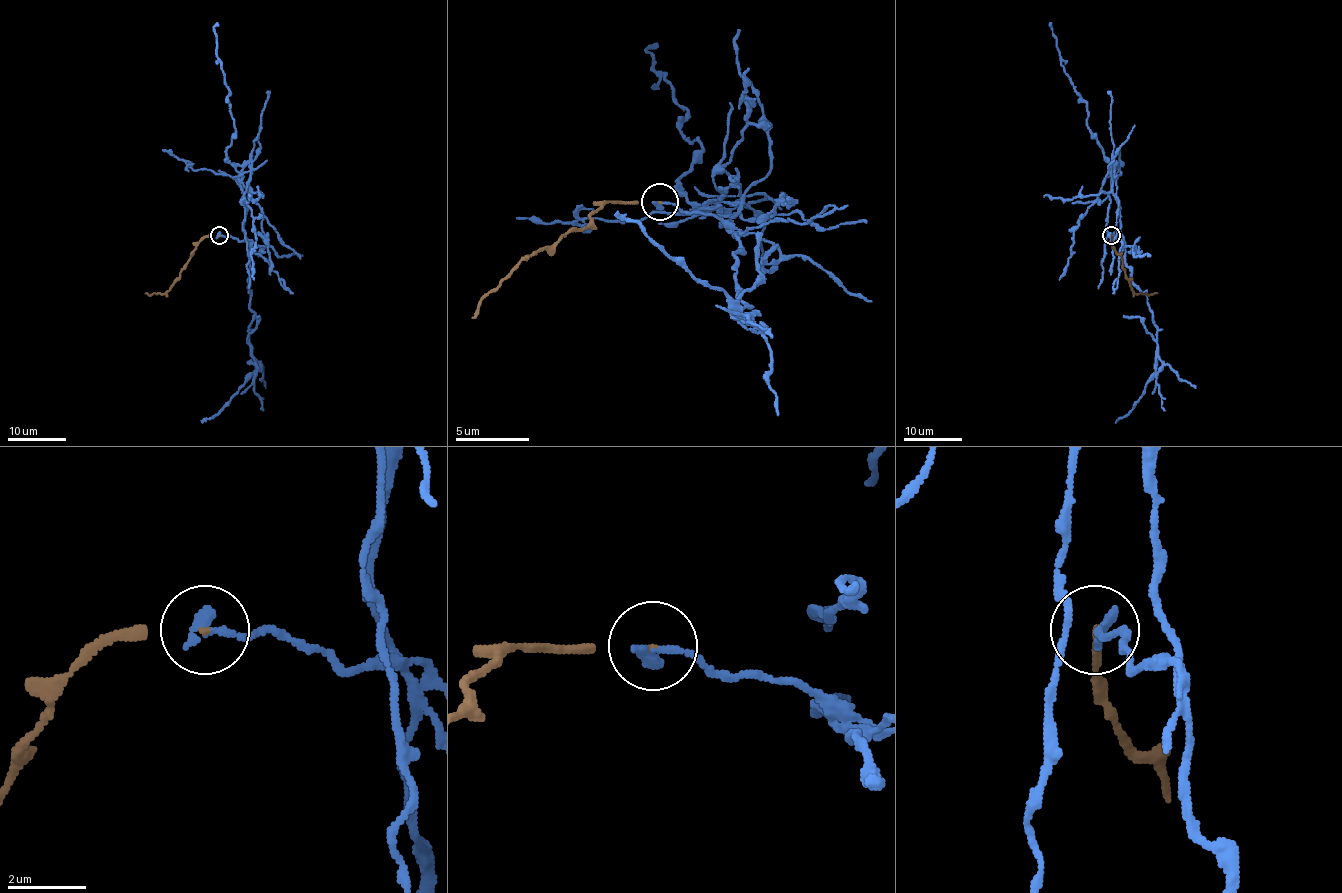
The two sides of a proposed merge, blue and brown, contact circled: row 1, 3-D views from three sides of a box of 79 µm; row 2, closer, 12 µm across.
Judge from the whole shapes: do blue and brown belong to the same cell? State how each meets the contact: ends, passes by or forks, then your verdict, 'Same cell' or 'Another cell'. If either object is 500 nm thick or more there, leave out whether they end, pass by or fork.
At the ring blue ends. At the ring brown ends. Another cell

